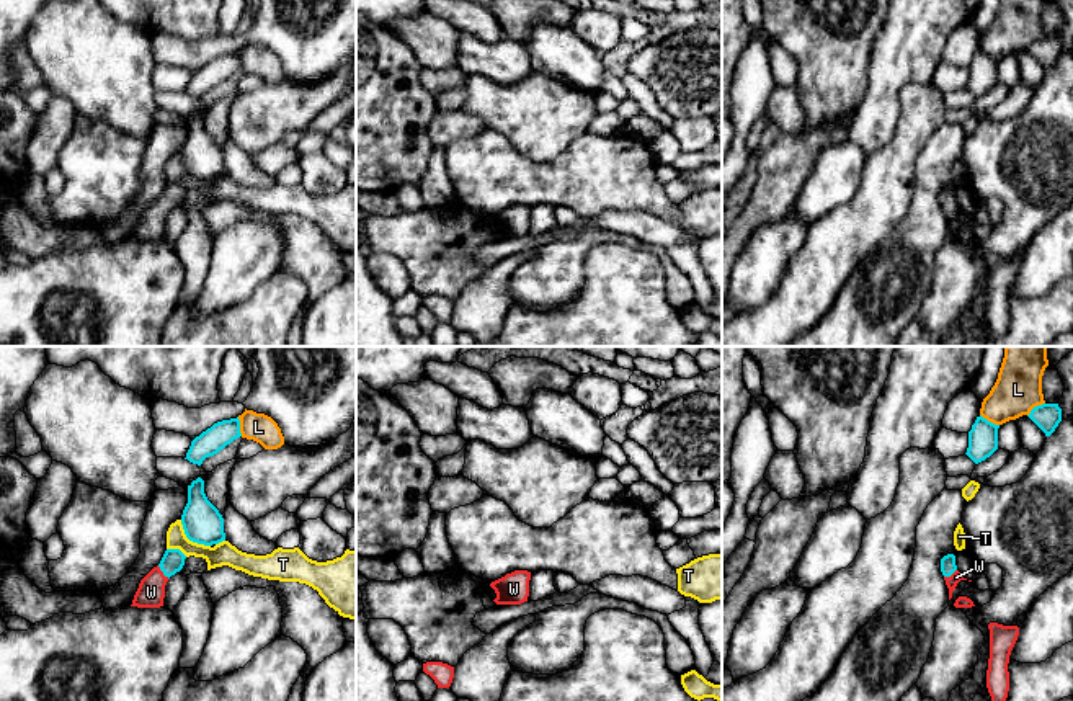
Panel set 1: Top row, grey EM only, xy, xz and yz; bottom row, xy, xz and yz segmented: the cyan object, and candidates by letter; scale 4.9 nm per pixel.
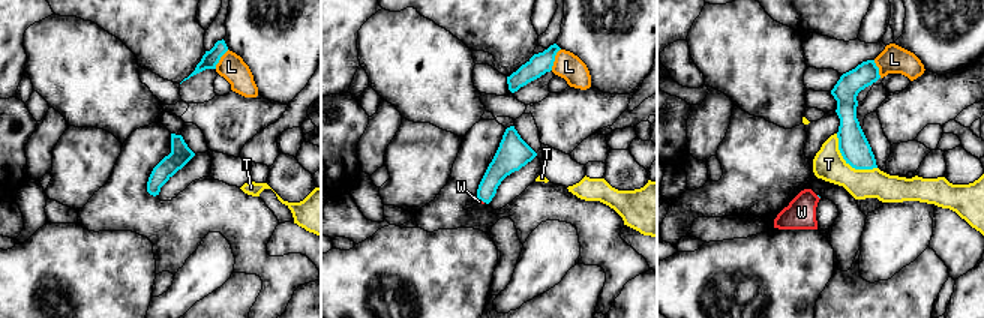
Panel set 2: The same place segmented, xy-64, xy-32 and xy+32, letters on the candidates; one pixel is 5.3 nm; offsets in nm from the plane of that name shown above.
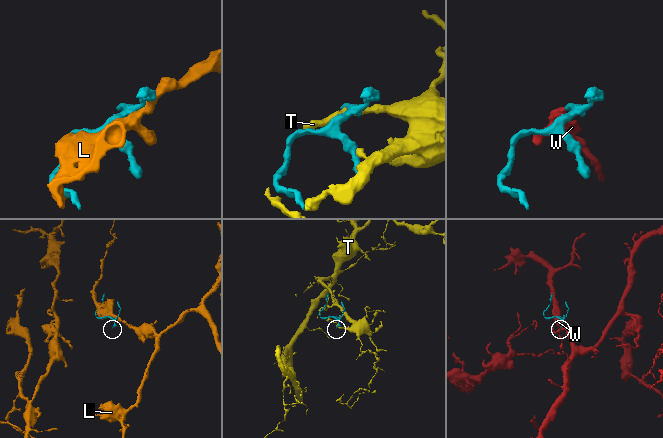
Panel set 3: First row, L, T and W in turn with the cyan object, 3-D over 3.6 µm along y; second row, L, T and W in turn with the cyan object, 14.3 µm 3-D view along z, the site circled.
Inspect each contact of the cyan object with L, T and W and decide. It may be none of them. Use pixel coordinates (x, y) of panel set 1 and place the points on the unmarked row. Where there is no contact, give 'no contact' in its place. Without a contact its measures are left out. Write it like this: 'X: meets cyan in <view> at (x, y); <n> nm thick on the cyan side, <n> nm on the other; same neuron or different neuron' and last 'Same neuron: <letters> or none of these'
L: meets cyan in xy at (239, 61); 120 nm thick on the cyan side, 140 nm on the other; different neuron
T: meets cyan in xy at (190, 174); 200 nm thick on the cyan side, 110 nm on the other; different neuron
W: meets cyan in xy at (162, 205); 110 nm thick on the cyan side, 140 nm on the other; same neuron
Same neuron: W

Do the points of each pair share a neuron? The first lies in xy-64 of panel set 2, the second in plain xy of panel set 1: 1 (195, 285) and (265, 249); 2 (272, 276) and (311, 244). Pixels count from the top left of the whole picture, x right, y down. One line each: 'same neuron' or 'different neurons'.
1: same neuron
2: same neuron

